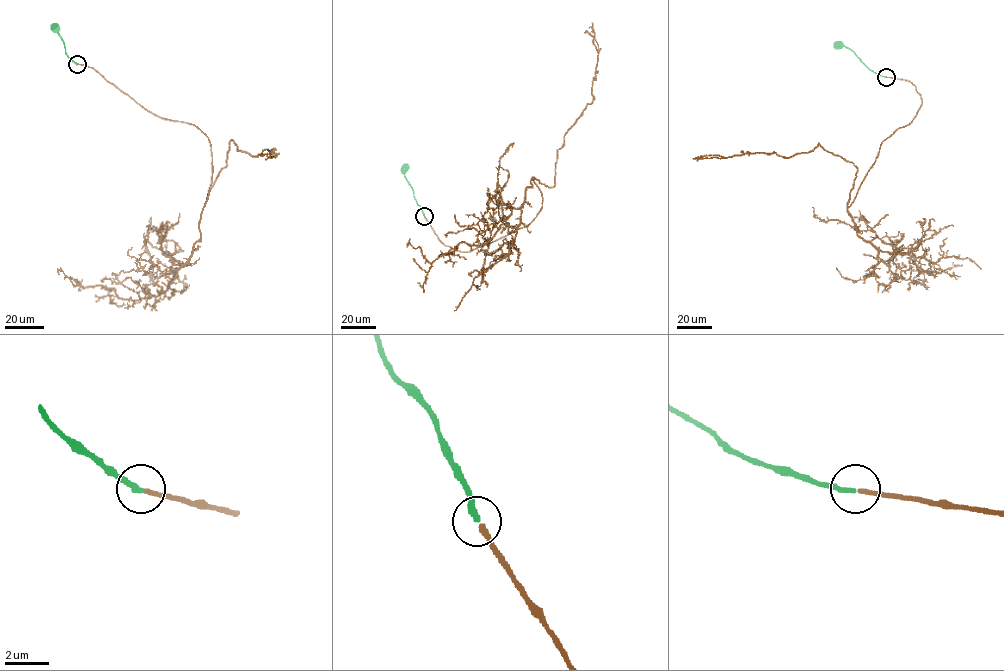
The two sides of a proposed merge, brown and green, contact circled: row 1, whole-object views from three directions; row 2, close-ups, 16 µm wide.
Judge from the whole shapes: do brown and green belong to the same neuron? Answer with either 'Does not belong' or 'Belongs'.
Belongs

